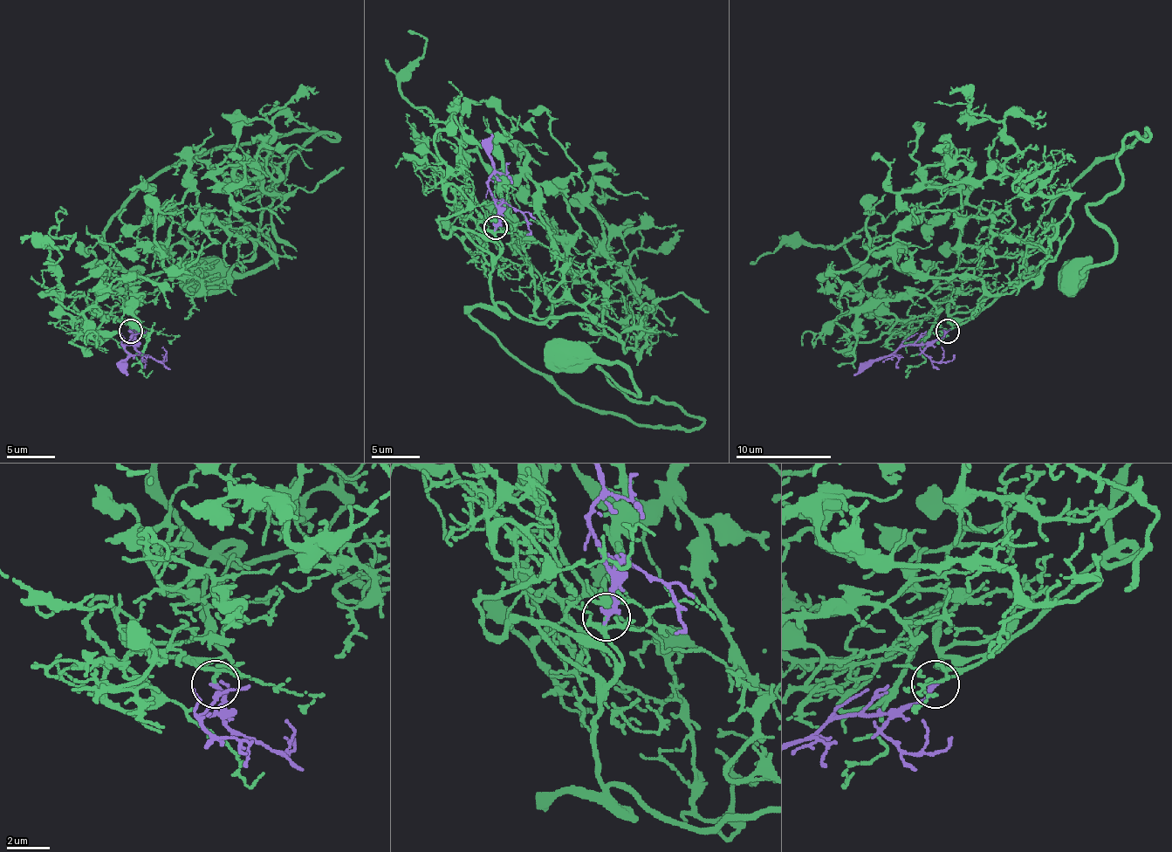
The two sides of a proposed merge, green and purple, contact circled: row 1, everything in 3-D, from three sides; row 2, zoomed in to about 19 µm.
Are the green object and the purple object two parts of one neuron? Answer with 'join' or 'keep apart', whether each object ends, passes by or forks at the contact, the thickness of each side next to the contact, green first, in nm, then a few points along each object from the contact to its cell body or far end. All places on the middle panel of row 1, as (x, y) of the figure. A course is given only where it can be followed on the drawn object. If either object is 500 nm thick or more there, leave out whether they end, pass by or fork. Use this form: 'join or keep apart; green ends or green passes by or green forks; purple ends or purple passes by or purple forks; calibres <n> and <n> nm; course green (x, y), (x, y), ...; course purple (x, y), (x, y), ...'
join; green ends; purple ends; calibres 130 and 240 nm; course green (495, 227), (492, 303), (469, 312), (514, 356), (579, 403), (702, 422), (569, 348); course purple (495, 227), (499, 215), (488, 179), (495, 169), (490, 150), (492, 133)

